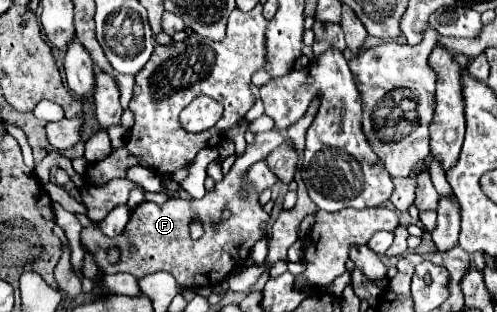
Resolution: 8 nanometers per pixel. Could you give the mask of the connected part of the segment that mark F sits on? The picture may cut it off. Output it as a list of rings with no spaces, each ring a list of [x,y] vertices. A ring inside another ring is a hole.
[[[266,131],[266,133],[258,133],[254,137],[254,143],[246,147],[246,153],[242,157],[238,157],[230,169],[230,173],[216,183],[212,193],[206,193],[204,199],[170,199],[164,205],[156,205],[156,203],[142,203],[136,209],[132,209],[130,221],[124,229],[122,235],[108,239],[100,229],[82,229],[82,245],[94,255],[96,263],[104,269],[104,273],[130,273],[136,279],[148,275],[148,273],[156,273],[156,271],[168,271],[176,277],[176,281],[182,287],[214,287],[218,285],[224,277],[228,277],[230,269],[234,263],[242,263],[246,261],[246,257],[250,255],[252,245],[264,237],[260,225],[264,221],[268,221],[268,213],[264,213],[264,209],[258,203],[258,197],[254,193],[248,193],[248,199],[240,199],[242,197],[242,175],[244,171],[254,165],[256,161],[262,161],[266,155],[270,155],[274,149],[278,149],[278,145],[282,145],[284,133],[278,131]],[[230,207],[232,217],[230,219],[222,219],[222,209]],[[198,217],[204,225],[206,225],[206,235],[202,235],[198,241],[190,239],[188,233],[188,225],[190,221]],[[134,245],[134,251],[130,251],[128,247]],[[110,247],[118,247],[120,249],[120,259],[118,263],[110,263],[108,261],[108,249]]]

